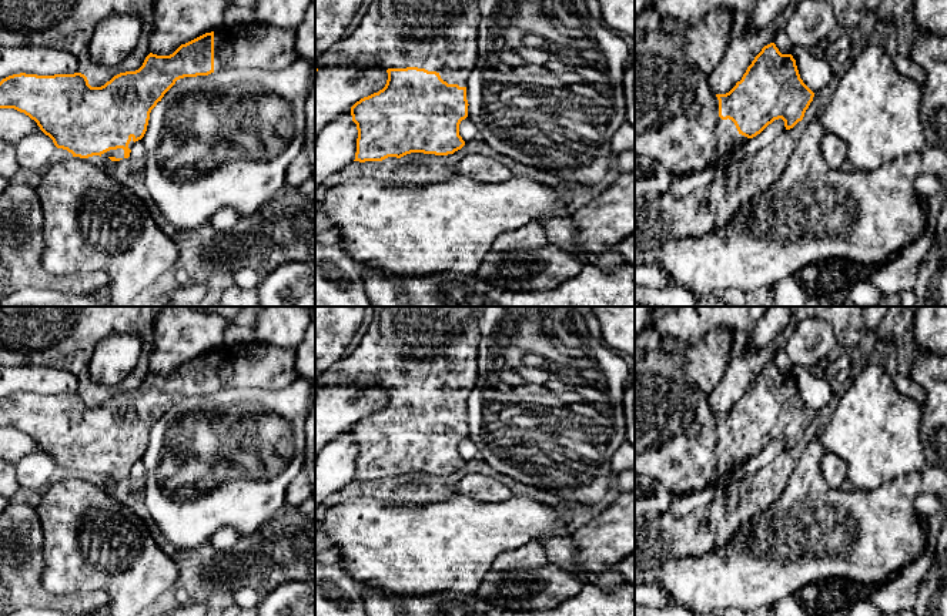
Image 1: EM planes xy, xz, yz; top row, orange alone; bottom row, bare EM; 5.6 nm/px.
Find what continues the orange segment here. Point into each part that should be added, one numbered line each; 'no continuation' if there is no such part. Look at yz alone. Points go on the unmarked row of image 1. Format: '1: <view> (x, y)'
1: yz (676, 435)

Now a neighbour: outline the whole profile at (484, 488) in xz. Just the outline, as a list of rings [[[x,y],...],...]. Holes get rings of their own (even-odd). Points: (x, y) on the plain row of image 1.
[[[481,473],[464,476],[456,483],[455,492],[482,502],[501,502],[513,495],[503,483]]]

